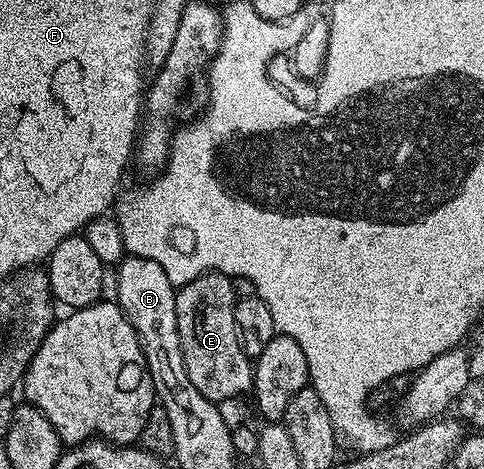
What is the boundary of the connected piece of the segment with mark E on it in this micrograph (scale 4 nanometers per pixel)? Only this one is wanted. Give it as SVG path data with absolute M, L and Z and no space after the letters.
M206 272L194 282L183 285L176 294L176 313L178 314L178 334L180 349L186 362L186 374L202 395L213 402L234 400L252 392L254 364L242 346L238 346L238 330L234 326L234 306L238 297L232 277L220 272Z

